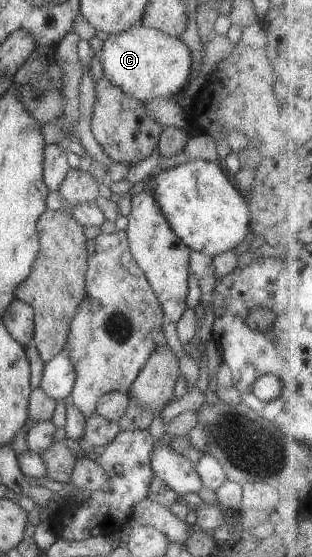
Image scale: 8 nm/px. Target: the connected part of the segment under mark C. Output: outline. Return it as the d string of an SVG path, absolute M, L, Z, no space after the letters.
M141 24L129 26L122 32L108 35L102 41L101 50L99 49L94 58L101 63L104 78L118 88L124 94L137 101L146 103L156 97L177 98L183 92L184 82L188 84L188 74L190 74L190 52L177 37L173 37L156 29L143 27Z

